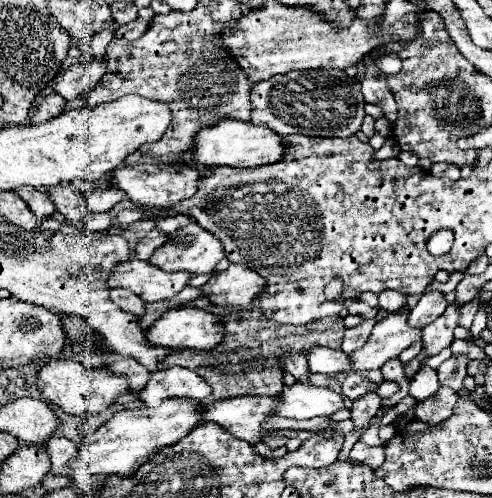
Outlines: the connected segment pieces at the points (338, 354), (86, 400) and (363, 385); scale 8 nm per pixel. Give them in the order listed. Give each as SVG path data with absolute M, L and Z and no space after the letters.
M314 346L312 350L308 350L306 358L308 358L310 372L322 372L328 376L340 374L340 372L350 372L350 360L342 350Z
M48 360L38 372L36 372L36 384L38 390L46 396L48 402L58 406L70 416L82 416L82 414L96 414L102 410L108 410L116 396L128 392L128 380L124 376L116 376L110 370L88 370L80 362L74 360Z
M354 372L348 374L346 380L344 380L344 384L342 384L342 392L344 392L348 398L352 398L352 400L364 396L364 392L370 392L372 388L378 390L380 384L368 380L368 378L362 376L362 374L354 374Z

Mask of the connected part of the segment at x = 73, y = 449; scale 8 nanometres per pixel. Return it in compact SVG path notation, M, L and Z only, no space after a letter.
M52 436L44 442L44 450L50 458L50 474L68 476L68 472L70 472L68 462L78 456L78 446L72 440Z

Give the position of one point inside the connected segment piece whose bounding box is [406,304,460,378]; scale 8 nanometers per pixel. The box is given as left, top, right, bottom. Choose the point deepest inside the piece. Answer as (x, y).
(437, 336)

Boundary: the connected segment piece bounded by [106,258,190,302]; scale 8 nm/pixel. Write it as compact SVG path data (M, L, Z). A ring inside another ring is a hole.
M130 258L112 270L106 284L110 288L128 288L136 292L144 302L156 302L178 294L186 286L188 278L188 272L170 274L138 258Z

